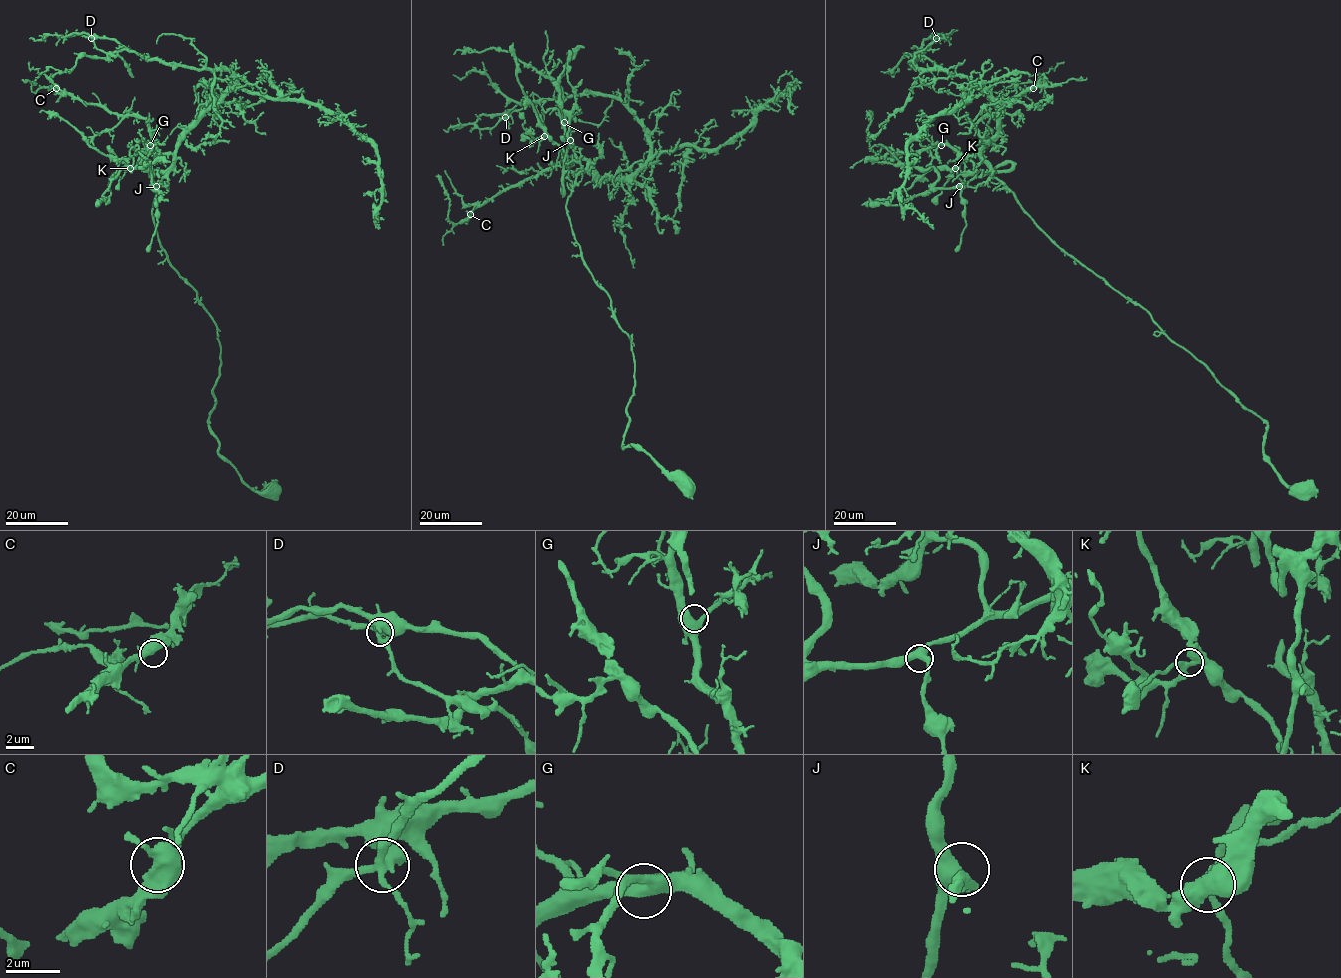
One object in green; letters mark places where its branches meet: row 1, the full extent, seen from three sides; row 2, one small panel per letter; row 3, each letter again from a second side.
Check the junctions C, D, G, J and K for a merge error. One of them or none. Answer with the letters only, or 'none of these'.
D

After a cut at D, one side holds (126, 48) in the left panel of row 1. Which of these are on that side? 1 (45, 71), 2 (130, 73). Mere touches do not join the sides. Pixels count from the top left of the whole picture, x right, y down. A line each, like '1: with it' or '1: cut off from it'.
1: with it
2: cut off from it

